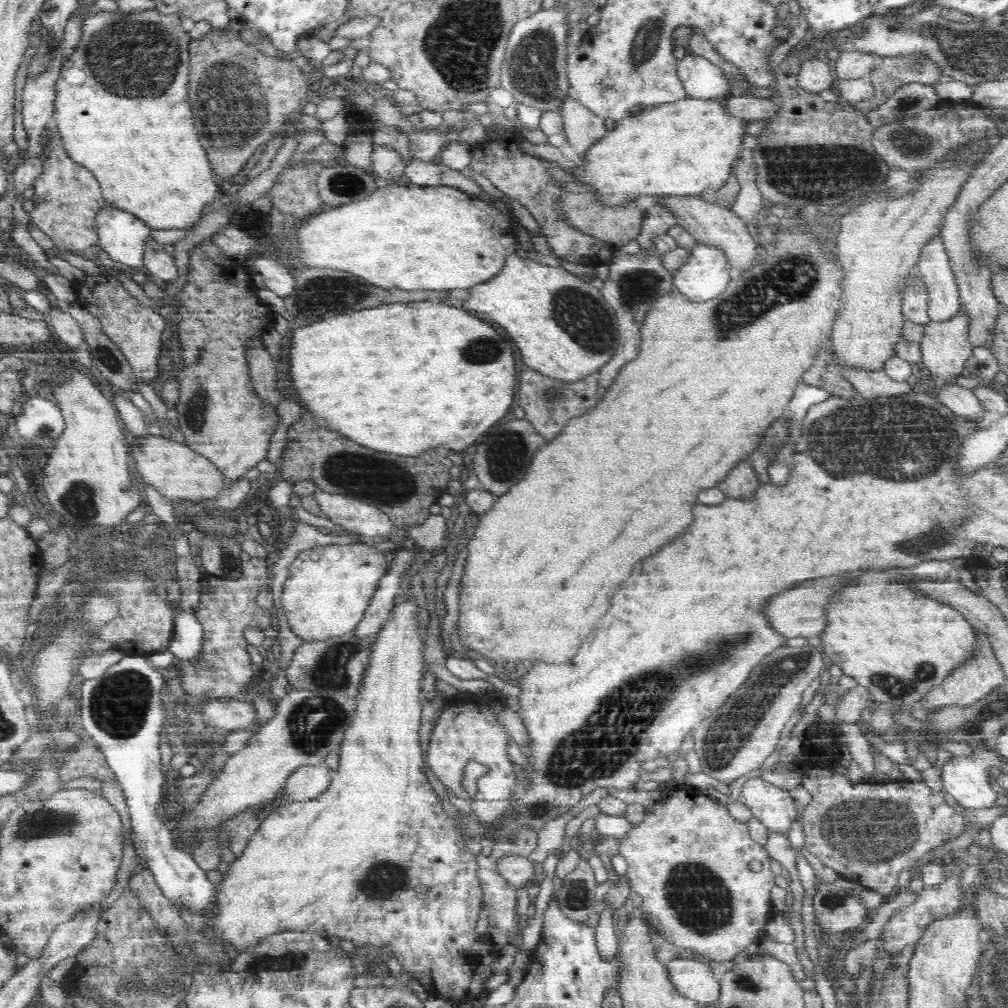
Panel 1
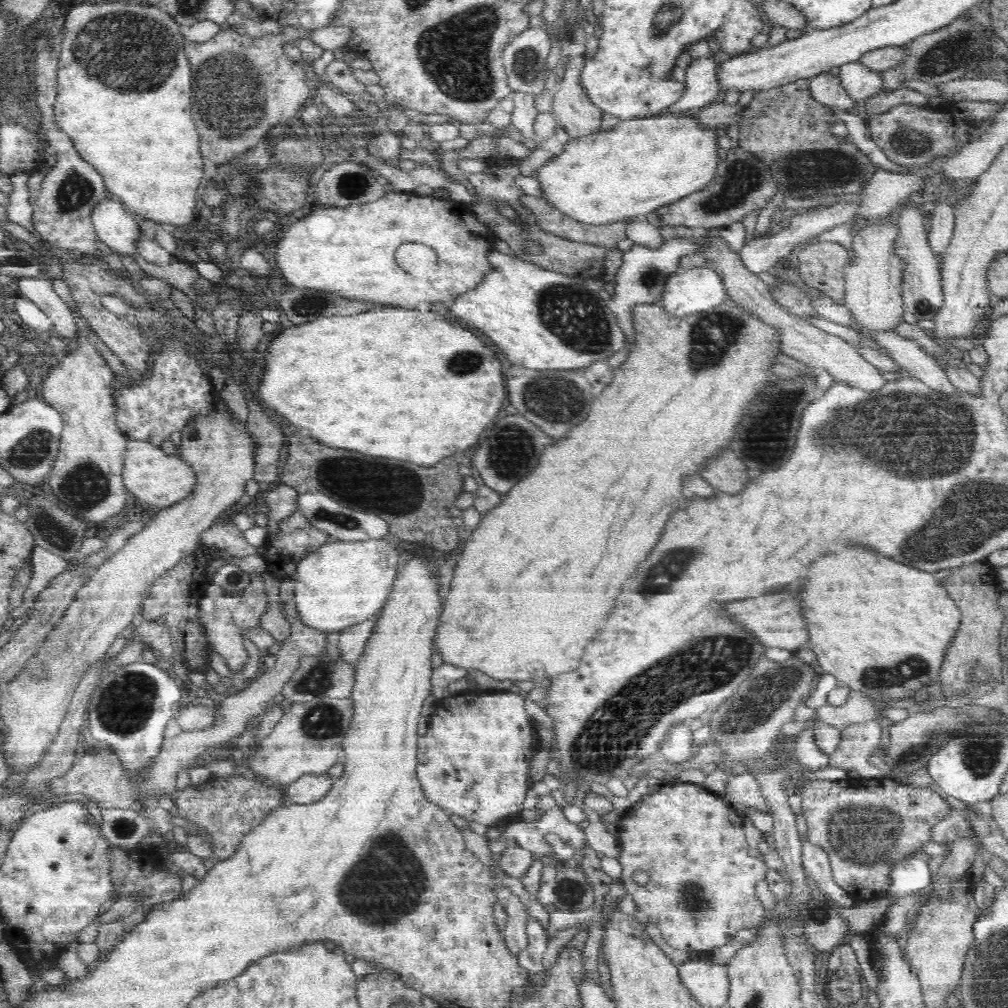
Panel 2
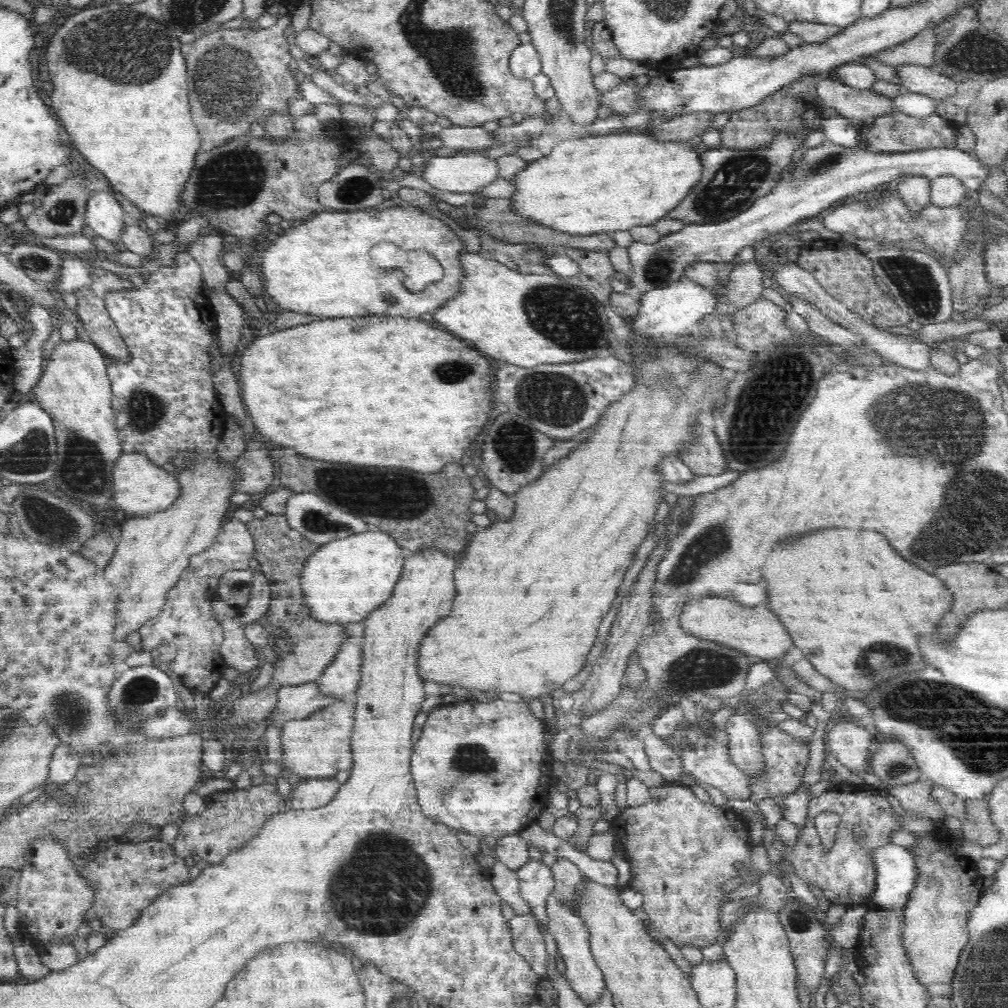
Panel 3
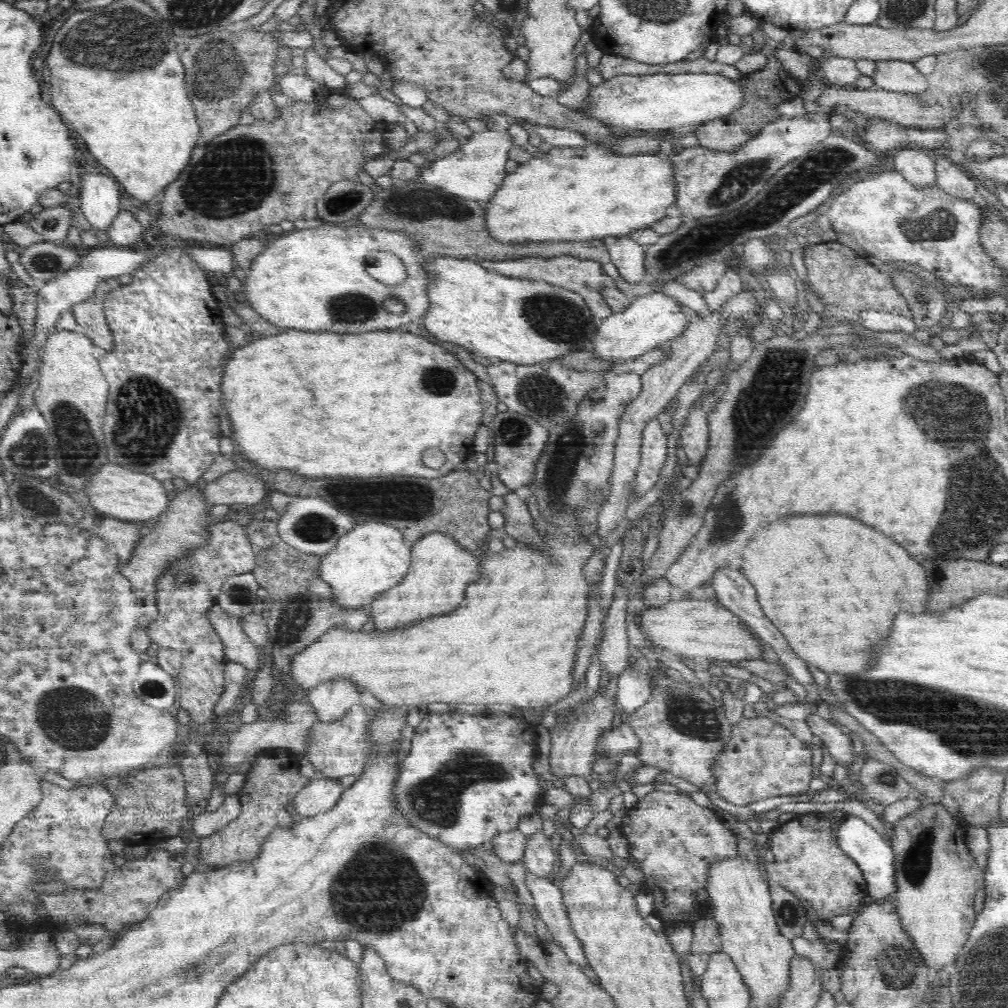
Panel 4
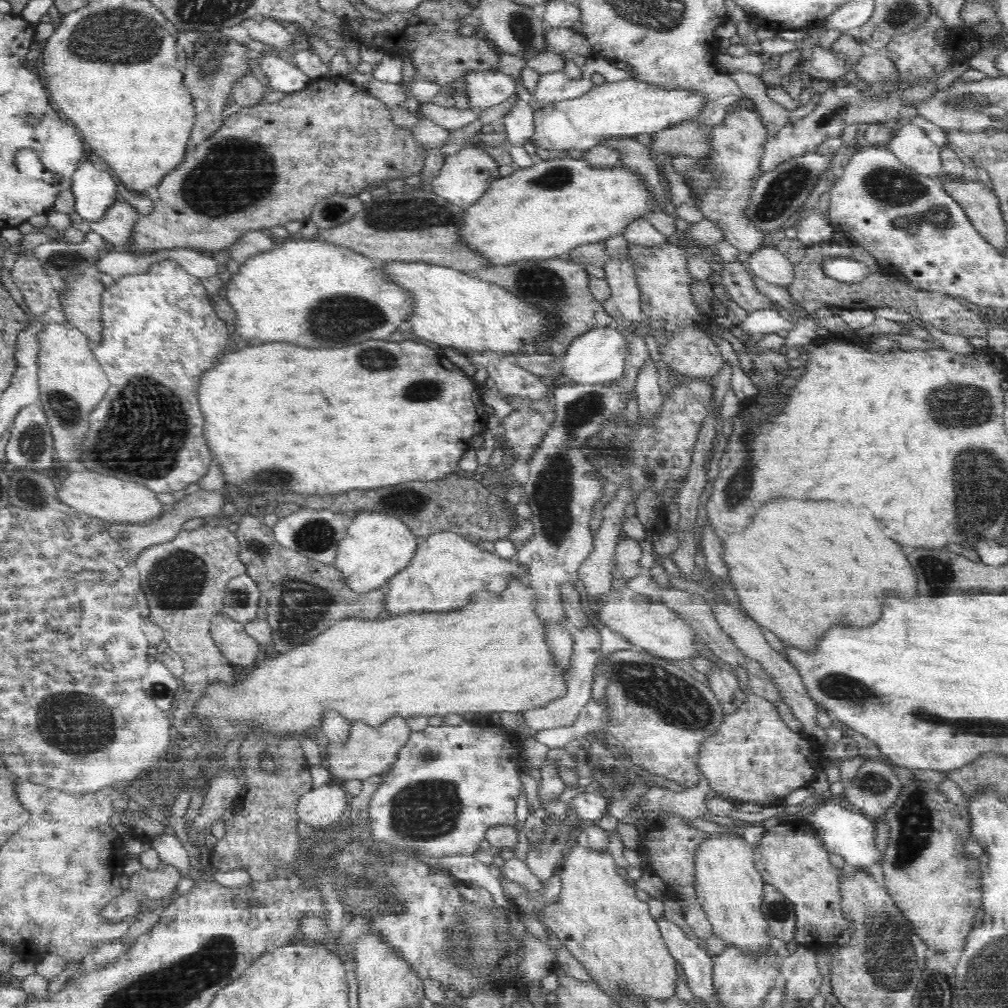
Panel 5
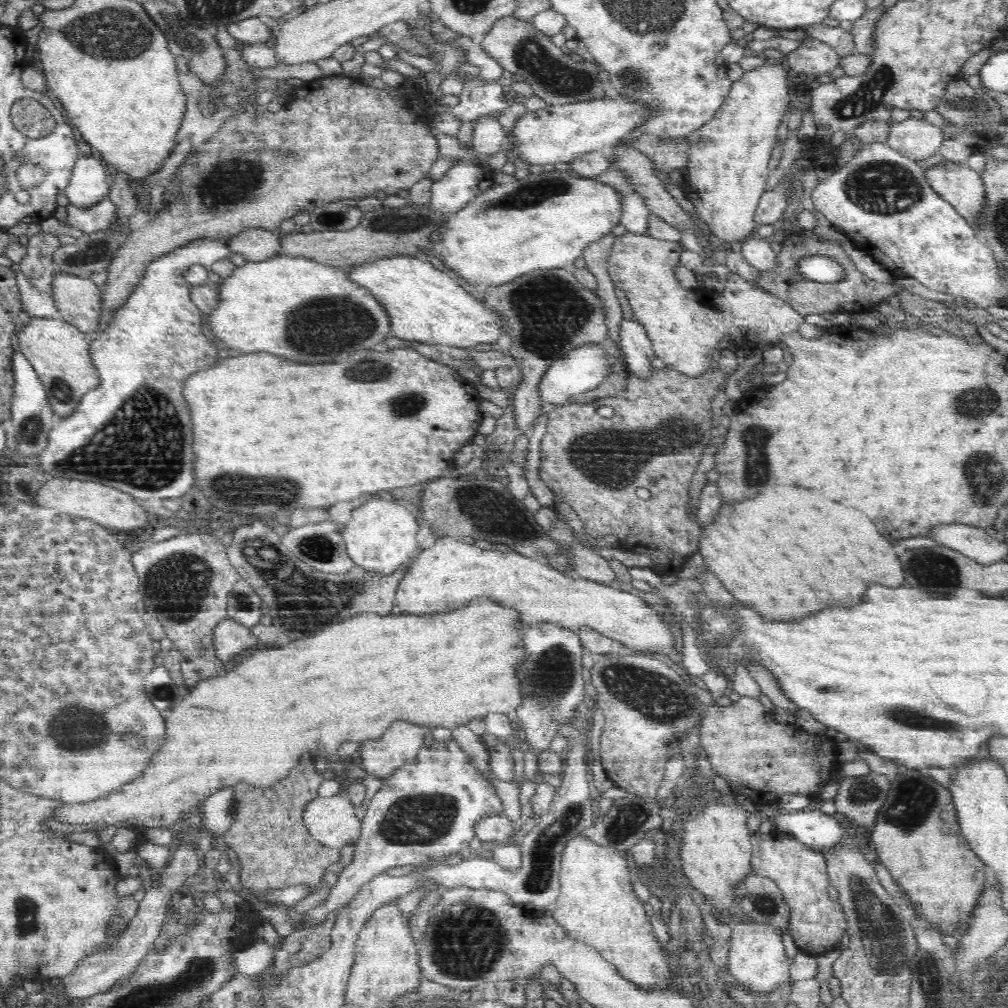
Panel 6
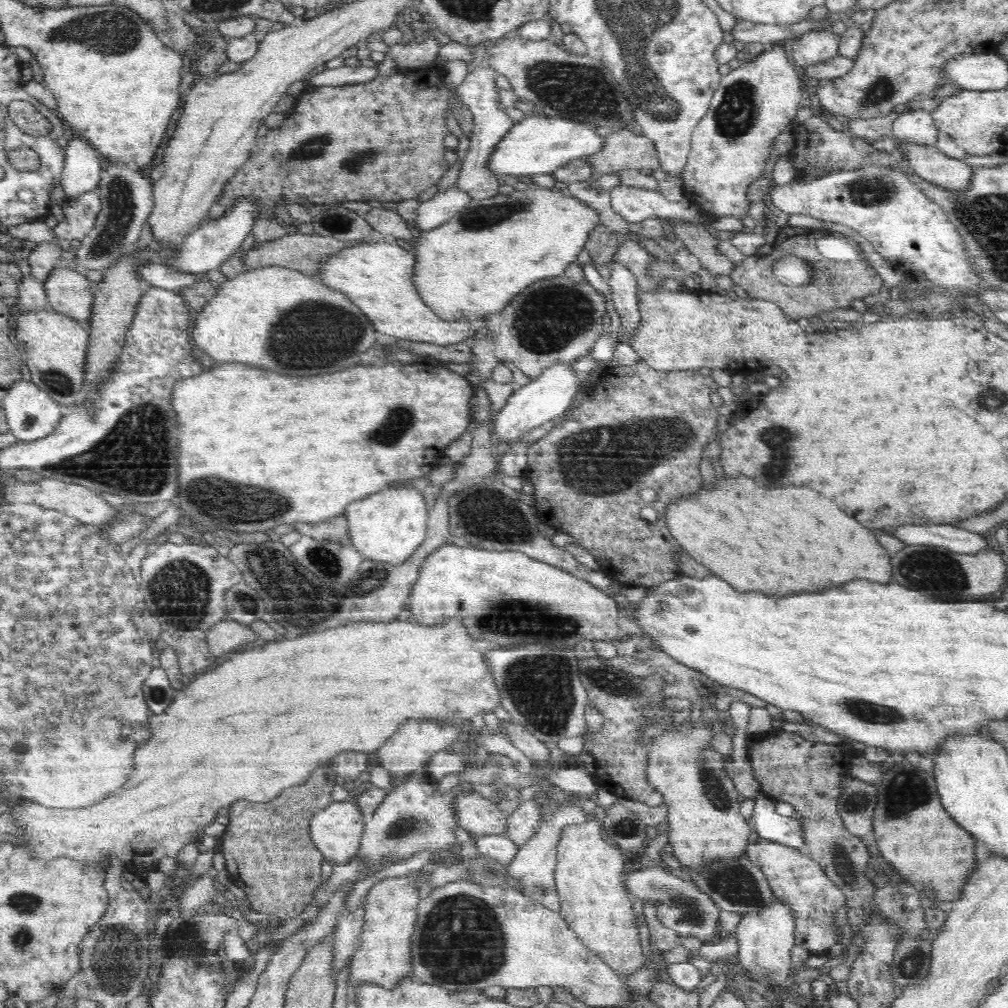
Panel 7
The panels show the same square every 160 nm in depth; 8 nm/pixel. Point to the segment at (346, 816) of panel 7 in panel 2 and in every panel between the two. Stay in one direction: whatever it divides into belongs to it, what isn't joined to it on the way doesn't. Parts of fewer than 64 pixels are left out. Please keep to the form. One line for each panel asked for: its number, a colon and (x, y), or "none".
2: (310, 788)
3: (310, 794)
4: (321, 795)
5: (321, 808)
6: (332, 822)

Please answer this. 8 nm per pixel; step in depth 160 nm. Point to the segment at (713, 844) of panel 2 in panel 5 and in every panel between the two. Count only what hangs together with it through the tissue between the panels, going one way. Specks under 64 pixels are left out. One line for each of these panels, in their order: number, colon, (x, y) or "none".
3: (680, 851)
4: (675, 841)
5: (672, 846)

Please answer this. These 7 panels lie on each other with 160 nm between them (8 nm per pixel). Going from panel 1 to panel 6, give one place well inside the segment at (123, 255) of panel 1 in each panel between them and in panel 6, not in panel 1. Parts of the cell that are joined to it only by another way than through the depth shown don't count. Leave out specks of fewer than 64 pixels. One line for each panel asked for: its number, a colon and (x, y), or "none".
2: (116, 226)
3: (104, 214)
4: (99, 196)
5: (94, 190)
6: (88, 184)

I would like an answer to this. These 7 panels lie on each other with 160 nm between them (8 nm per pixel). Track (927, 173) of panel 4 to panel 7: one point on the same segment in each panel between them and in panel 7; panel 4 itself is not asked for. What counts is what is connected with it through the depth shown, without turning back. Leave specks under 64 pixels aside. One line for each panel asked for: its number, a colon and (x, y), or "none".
5: (910, 143)
6: (917, 139)
7: (917, 127)

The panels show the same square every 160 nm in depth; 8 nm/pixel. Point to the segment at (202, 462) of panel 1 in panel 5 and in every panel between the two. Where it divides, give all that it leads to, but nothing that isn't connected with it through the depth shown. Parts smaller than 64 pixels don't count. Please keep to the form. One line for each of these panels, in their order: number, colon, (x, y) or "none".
2: (158, 480)
3: (140, 487)
4: (132, 496)
5: (117, 500)

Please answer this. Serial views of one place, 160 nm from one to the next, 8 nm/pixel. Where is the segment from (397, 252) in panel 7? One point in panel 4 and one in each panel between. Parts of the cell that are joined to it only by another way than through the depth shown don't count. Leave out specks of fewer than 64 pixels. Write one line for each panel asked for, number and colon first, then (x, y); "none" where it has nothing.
4: (518, 320)
5: (452, 309)
6: (426, 305)

